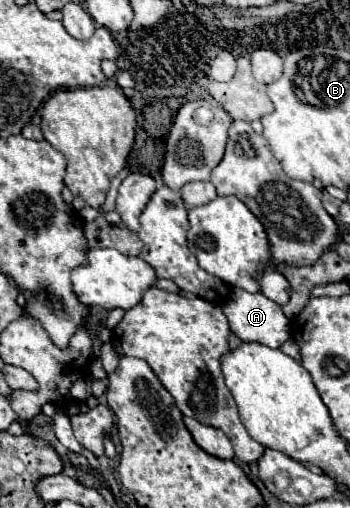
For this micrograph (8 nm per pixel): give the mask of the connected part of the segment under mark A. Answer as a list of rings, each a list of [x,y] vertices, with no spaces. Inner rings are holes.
[[[241,288],[233,290],[231,300],[227,304],[223,304],[223,314],[227,316],[231,330],[243,342],[259,342],[259,344],[265,344],[269,348],[281,348],[281,344],[291,338],[289,318],[283,314],[283,310],[281,310],[281,306],[277,302],[269,300],[261,292],[251,294],[251,292],[241,290]]]

